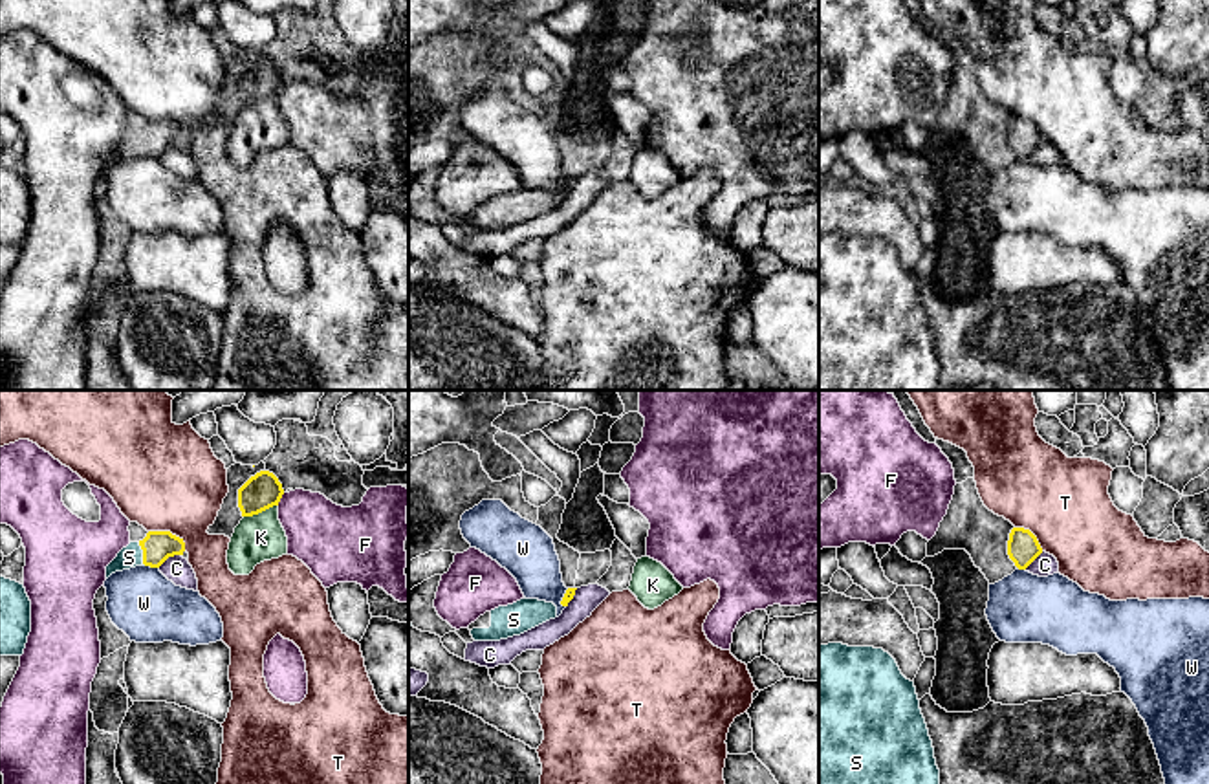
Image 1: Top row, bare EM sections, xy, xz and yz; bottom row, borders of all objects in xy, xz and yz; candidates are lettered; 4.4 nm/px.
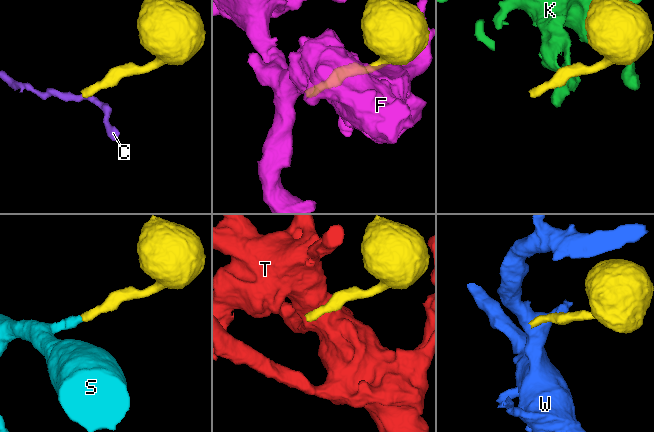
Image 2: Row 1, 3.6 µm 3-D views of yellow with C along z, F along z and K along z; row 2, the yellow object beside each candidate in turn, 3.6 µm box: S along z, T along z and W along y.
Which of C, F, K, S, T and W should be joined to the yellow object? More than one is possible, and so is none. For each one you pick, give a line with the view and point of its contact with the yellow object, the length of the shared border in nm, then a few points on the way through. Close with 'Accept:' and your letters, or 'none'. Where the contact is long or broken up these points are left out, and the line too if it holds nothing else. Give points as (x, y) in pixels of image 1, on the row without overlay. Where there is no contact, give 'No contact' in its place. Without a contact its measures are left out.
S: Touches yellow at xy (143, 143). Shared border 110 nm. Path across: xy (158, 136), (143, 143), (129, 147)
Accept: S

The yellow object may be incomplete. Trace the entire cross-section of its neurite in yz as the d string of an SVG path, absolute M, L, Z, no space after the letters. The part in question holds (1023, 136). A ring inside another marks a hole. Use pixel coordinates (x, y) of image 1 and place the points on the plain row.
M1013 117L1008 130L1008 145L1018 159L1026 159L1039 145L1042 137L1037 126L1024 117Z

